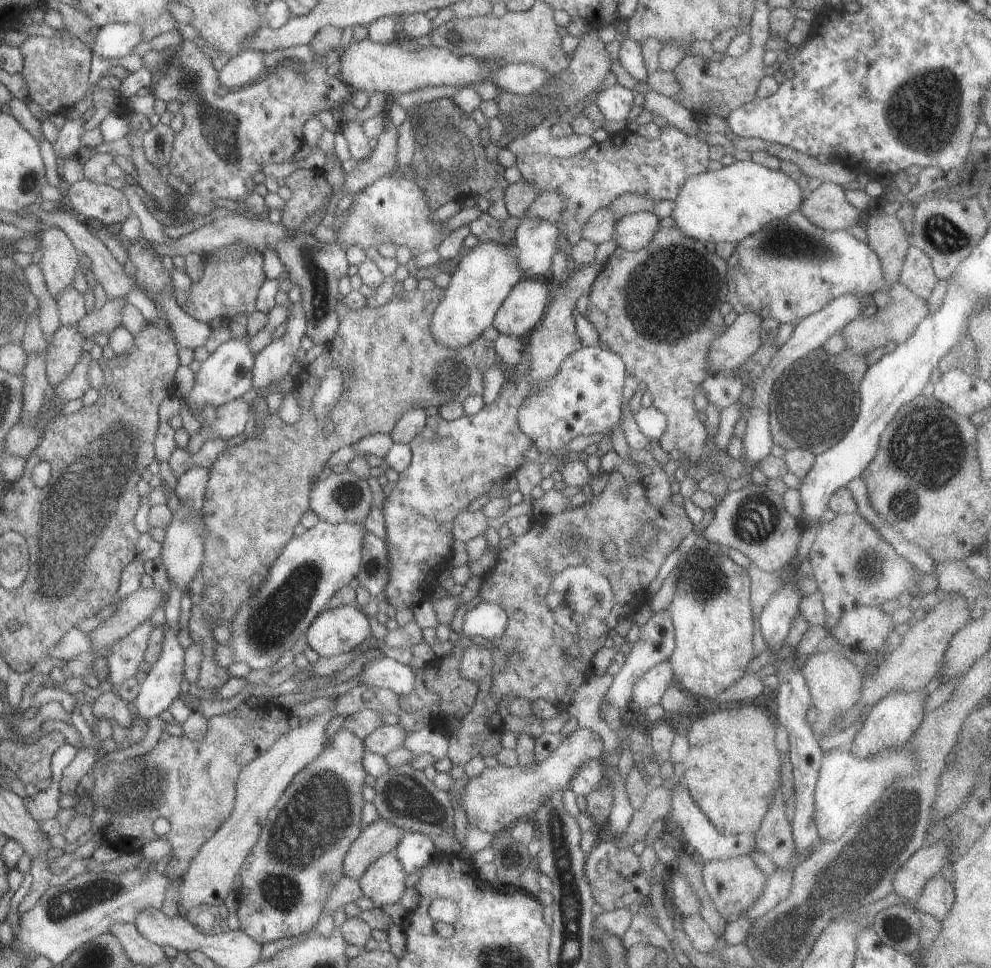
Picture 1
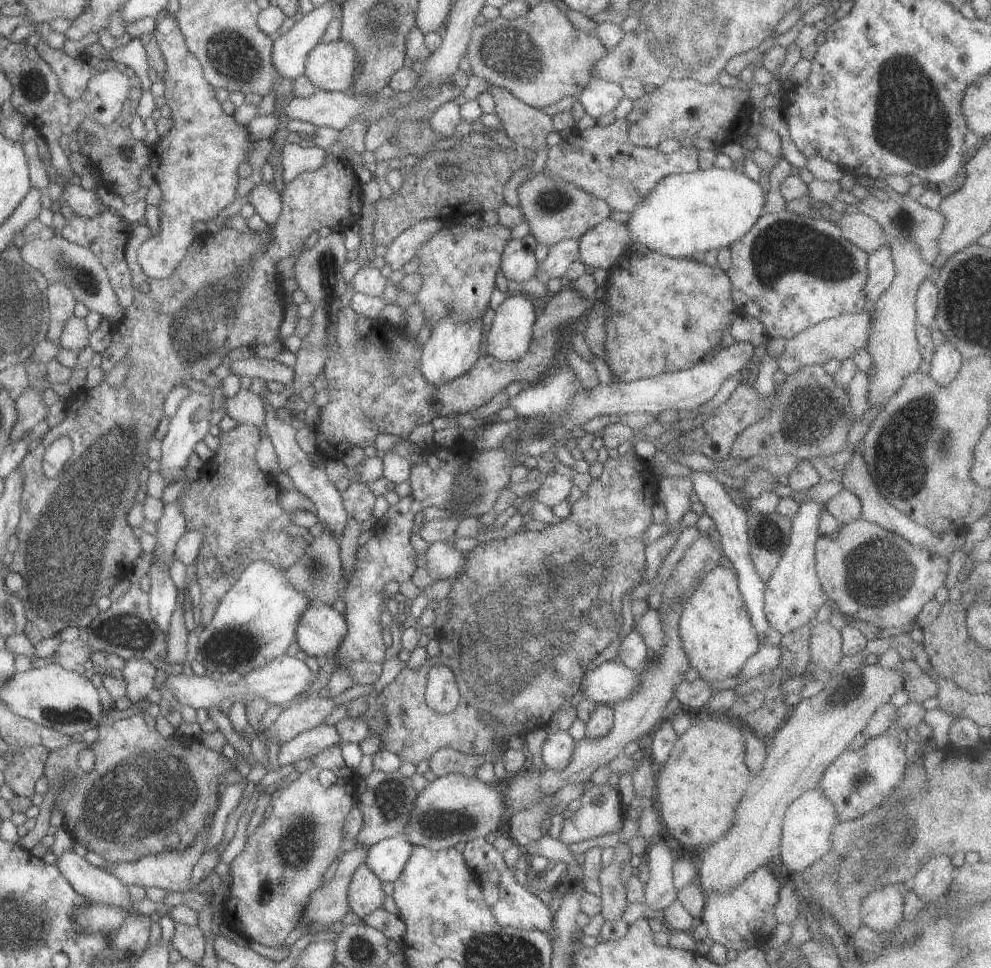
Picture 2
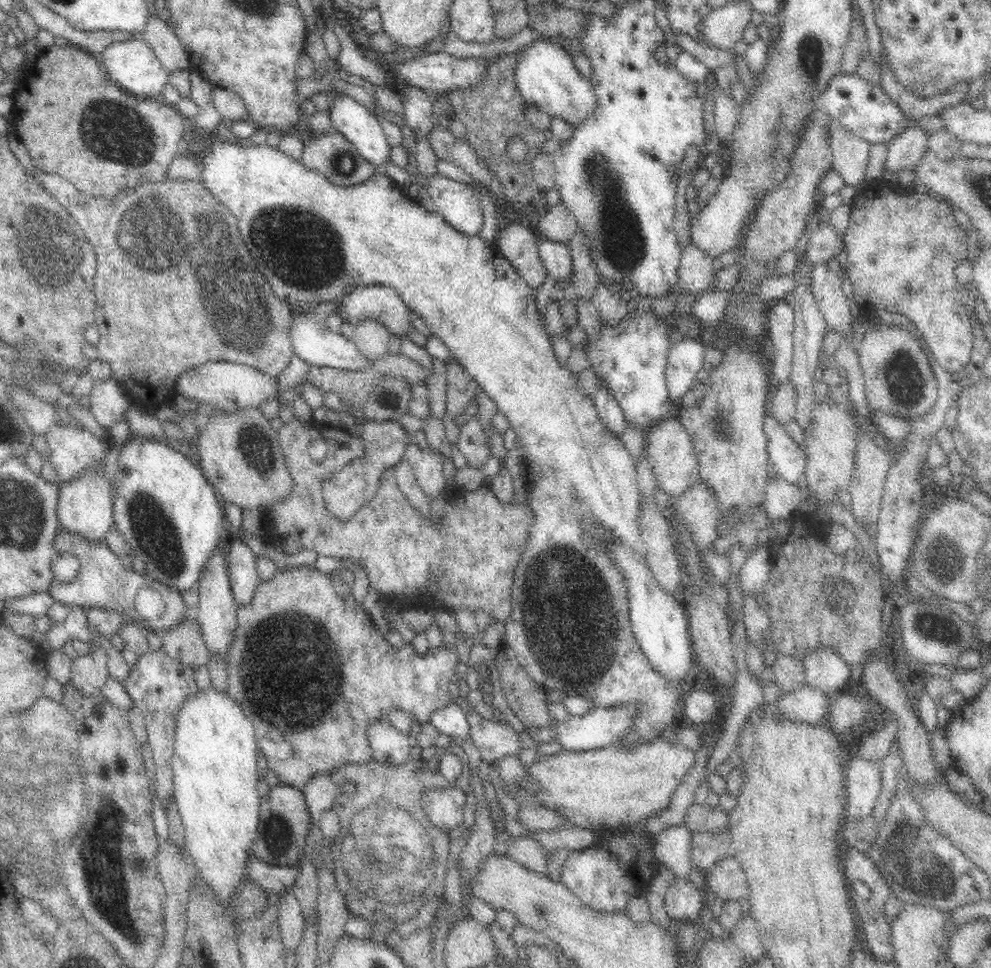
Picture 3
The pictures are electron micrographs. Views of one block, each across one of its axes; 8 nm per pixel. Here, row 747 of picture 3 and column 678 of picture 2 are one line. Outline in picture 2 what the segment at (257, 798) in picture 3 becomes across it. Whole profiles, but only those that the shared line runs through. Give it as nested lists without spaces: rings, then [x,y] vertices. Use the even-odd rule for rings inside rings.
[[[730,168],[698,169],[691,173],[676,173],[661,178],[649,195],[630,213],[626,226],[631,244],[639,242],[651,251],[667,257],[689,257],[704,254],[710,250],[728,247],[737,238],[741,238],[753,222],[763,213],[765,196],[761,186],[743,173]]]

